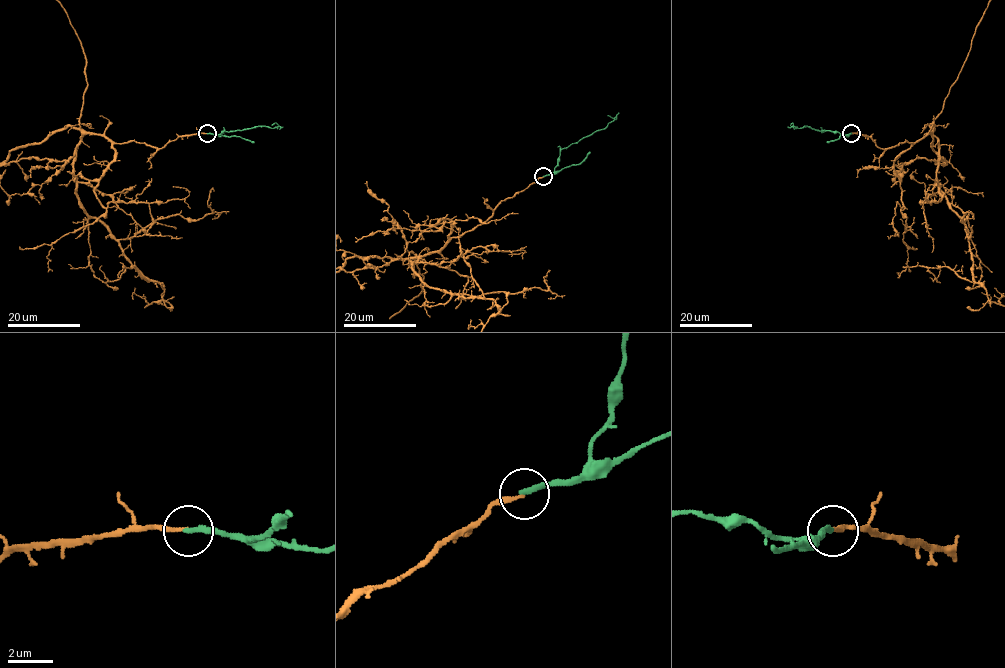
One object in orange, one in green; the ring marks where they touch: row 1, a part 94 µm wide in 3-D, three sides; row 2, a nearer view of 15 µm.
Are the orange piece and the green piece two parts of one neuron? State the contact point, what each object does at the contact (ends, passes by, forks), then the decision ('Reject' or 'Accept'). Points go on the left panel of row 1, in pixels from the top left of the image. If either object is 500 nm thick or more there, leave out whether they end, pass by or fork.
Place: (207, 133). At the ring orange ends. At the ring green ends. Accept

